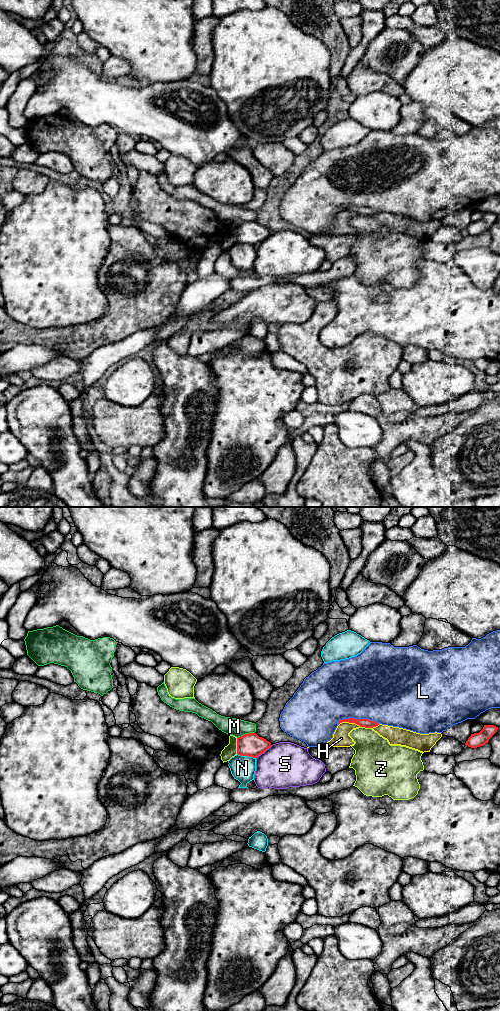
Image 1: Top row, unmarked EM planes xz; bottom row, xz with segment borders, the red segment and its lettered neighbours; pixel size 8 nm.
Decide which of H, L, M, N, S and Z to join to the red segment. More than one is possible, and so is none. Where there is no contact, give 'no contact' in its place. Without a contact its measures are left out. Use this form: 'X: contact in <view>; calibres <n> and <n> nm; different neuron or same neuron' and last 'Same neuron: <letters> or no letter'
H: contact in xz; calibres 70 and 140 nm; different neuron
L: contact in xz; calibres 70 and 500 nm; different neuron
M: contact in xz; calibres 180 and 140 nm; different neuron
N: contact in xz; calibres 180 and 200 nm; different neuron
S: contact in xz; calibres 180 and 360 nm; different neuron
Z: contact in xz; calibres 180 and 110 nm; different neuron
Same neuron: no letter

